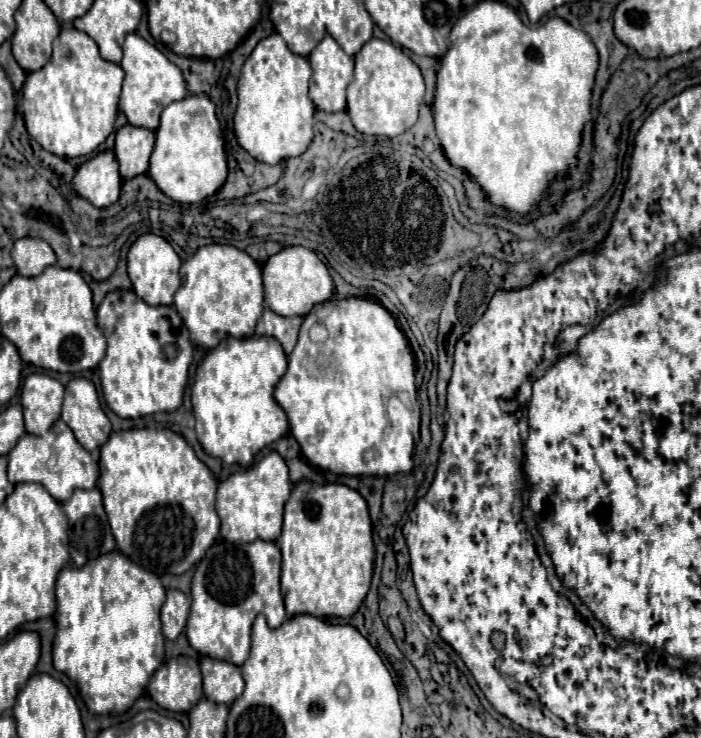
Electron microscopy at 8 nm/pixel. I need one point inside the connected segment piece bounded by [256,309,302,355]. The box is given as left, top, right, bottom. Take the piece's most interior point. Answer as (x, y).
(285, 329)

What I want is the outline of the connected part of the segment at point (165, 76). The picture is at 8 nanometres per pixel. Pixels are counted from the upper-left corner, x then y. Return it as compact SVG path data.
M138 33L128 35L128 39L124 41L124 57L120 61L120 67L126 73L122 95L120 95L120 111L126 115L128 123L134 127L156 131L160 125L162 109L168 103L180 101L188 95L182 71L172 61L168 61L154 45L144 41Z

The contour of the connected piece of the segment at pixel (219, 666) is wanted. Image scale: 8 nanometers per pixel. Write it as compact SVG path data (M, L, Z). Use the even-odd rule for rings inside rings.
M212 657L200 659L200 669L204 677L204 697L214 703L232 705L244 689L244 681L240 675L240 667L218 661Z

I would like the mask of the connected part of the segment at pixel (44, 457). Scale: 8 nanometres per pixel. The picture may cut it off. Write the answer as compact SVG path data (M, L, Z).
M58 419L44 435L22 435L16 447L8 455L8 481L16 483L40 483L60 503L70 499L74 489L94 489L98 481L98 465L90 453L80 447L70 427Z

